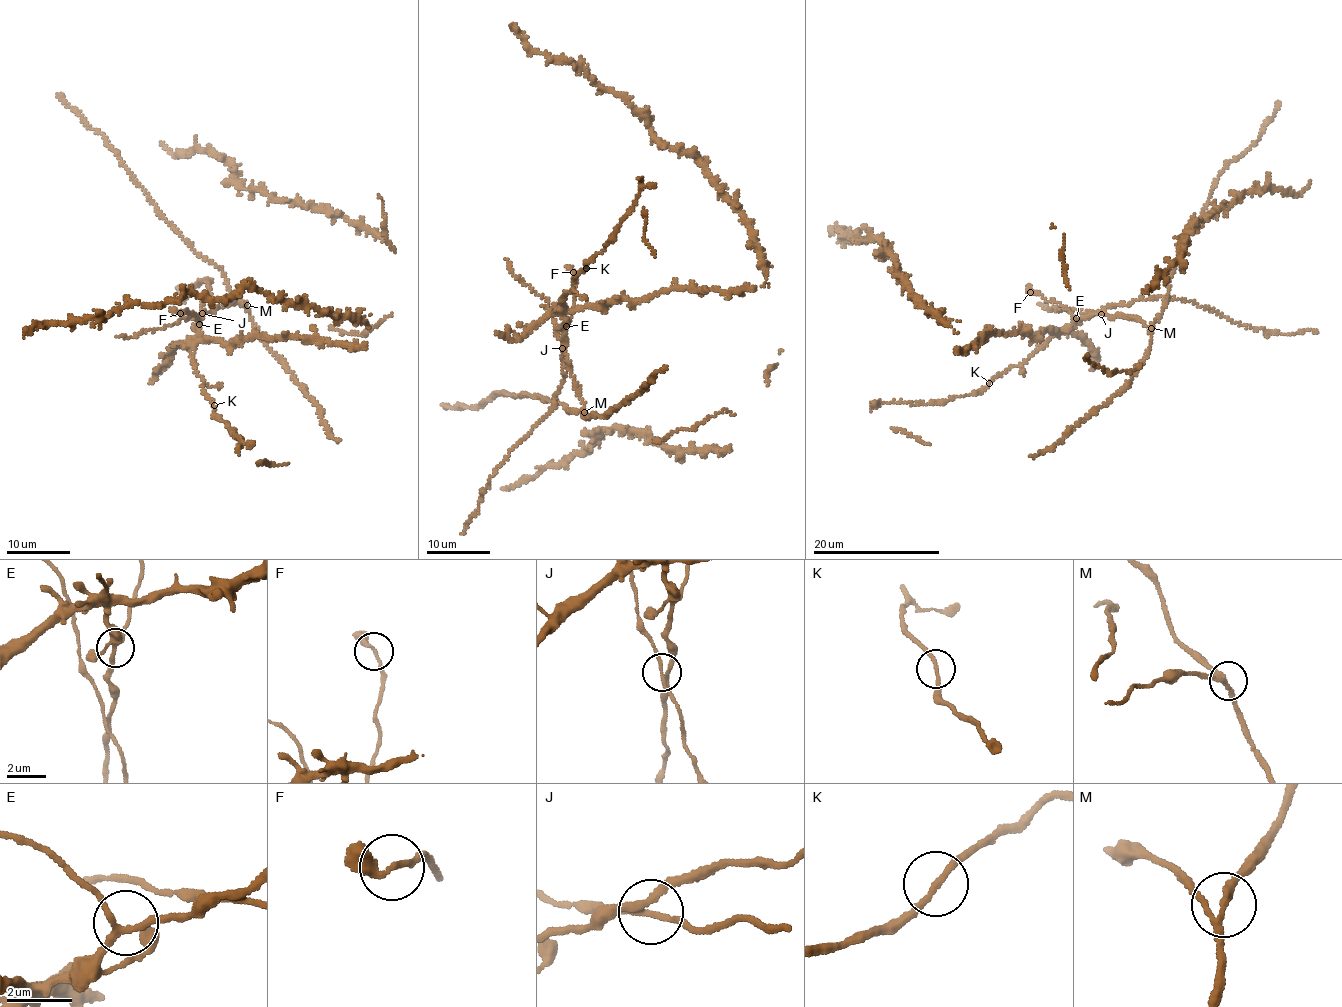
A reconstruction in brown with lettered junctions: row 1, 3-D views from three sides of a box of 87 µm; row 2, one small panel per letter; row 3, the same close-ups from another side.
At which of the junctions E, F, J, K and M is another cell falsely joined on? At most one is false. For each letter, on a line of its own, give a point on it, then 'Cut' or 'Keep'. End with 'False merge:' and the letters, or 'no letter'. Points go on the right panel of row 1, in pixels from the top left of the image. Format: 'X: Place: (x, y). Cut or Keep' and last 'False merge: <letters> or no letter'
E: Place: (1076, 318). Keep
F: Place: (1030, 292). Keep
J: Place: (1101, 314). Keep
K: Place: (989, 383). Keep
M: Place: (1151, 328). Keep
False merge: no letter

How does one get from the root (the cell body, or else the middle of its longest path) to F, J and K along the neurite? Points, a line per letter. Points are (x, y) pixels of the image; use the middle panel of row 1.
F: (635, 301), (617, 300), (603, 308), (568, 309), (565, 323), (574, 306), (572, 271)
J: (635, 301), (617, 300), (603, 308), (568, 309), (564, 316), (565, 344), (562, 347)
K: (635, 301), (617, 300), (603, 308), (581, 306), (566, 310), (561, 300), (573, 287), (573, 279), (585, 269)

